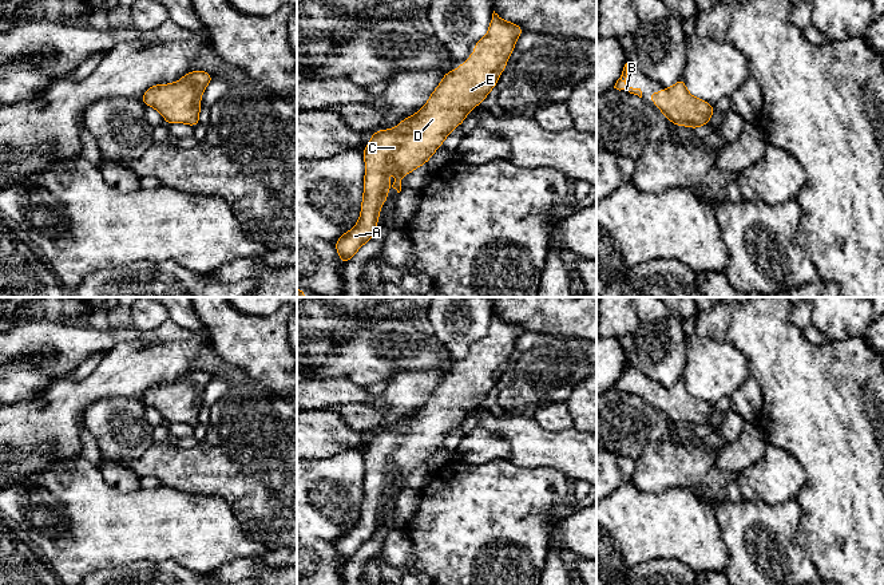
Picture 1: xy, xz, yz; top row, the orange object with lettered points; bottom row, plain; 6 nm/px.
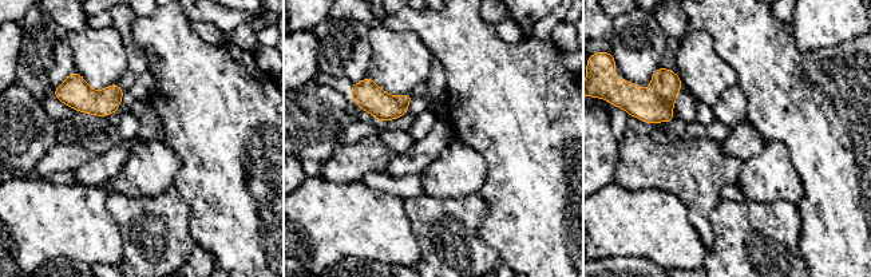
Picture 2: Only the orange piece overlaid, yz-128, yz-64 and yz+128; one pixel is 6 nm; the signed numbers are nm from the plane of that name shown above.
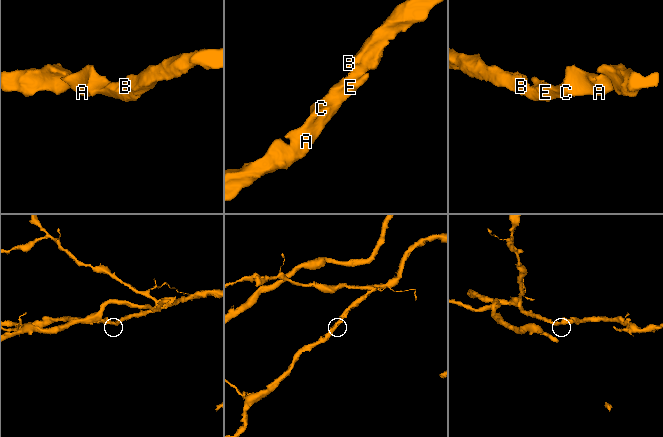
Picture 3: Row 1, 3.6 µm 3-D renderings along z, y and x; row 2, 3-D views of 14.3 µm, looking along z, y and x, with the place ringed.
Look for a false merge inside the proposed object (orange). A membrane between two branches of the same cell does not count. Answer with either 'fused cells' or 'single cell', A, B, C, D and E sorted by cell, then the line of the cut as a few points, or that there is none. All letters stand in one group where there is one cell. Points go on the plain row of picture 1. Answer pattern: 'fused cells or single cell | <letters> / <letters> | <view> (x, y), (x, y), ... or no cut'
single cell | A B C D E | no cut

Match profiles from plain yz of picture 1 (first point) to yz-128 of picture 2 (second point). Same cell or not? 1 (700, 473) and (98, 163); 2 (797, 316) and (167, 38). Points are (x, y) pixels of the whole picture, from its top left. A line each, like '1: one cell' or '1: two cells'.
1: two cells
2: two cells

